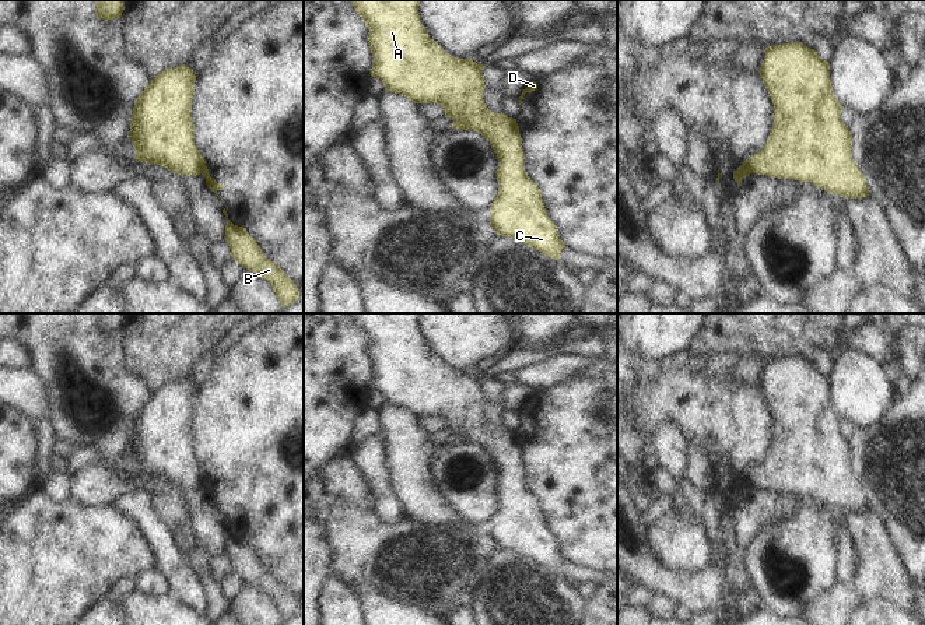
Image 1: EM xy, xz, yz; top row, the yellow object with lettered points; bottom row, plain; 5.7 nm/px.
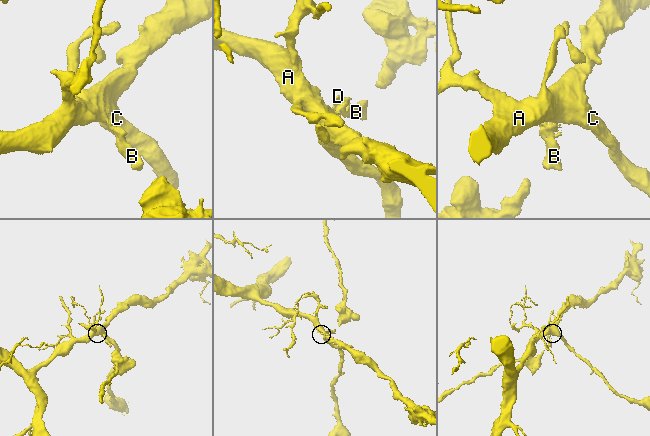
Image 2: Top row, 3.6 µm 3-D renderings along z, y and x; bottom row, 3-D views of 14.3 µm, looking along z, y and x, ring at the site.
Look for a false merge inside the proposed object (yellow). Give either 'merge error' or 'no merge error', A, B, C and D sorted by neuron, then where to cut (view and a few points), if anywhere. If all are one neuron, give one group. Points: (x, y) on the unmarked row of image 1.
merge error; groups A C / B D; cut yz (745, 474), (753, 485)

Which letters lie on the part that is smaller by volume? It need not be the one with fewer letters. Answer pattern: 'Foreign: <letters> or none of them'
Foreign: B, D

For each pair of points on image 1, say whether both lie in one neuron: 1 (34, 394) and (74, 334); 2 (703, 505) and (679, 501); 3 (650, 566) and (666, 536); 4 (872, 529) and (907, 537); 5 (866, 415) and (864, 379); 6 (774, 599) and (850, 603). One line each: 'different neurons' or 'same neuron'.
1: different neurons
2: different neurons
3: different neurons
4: different neurons
5: same neuron
6: different neurons

